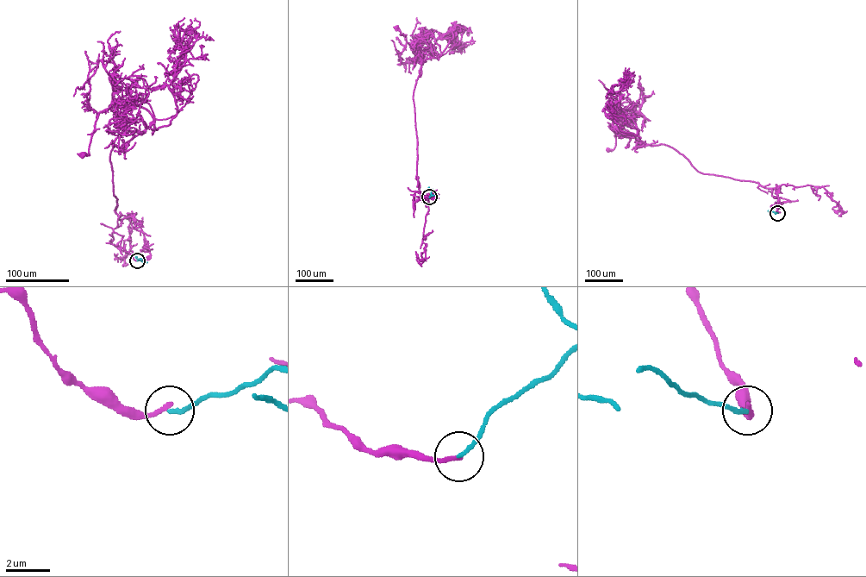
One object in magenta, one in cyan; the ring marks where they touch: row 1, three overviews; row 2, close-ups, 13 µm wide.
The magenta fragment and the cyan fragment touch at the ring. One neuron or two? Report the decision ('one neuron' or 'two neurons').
two neurons

